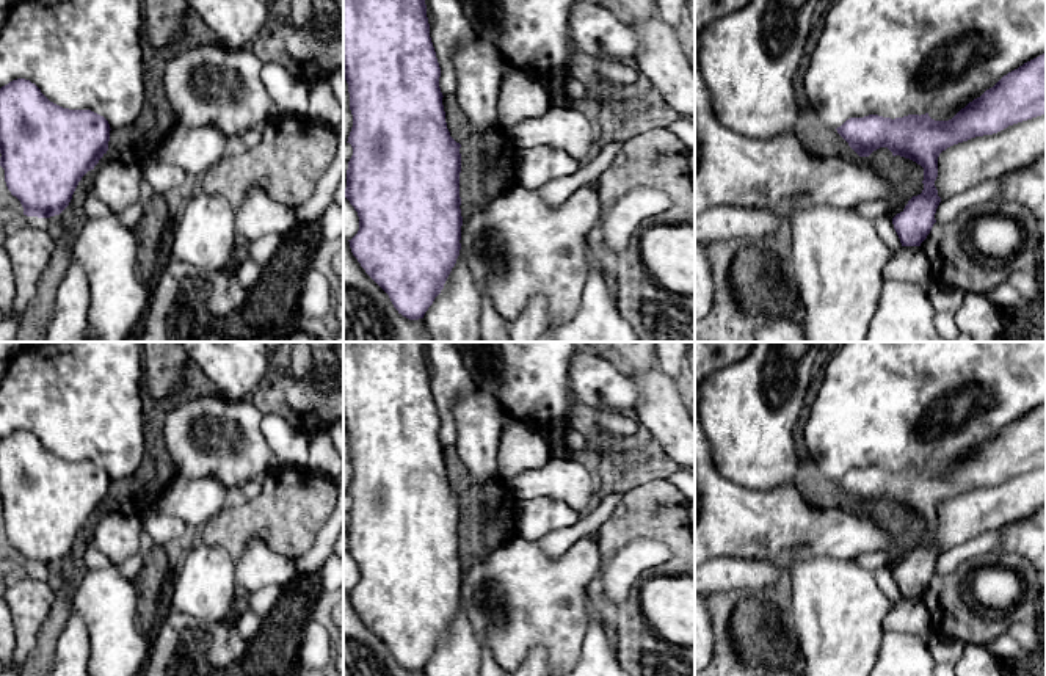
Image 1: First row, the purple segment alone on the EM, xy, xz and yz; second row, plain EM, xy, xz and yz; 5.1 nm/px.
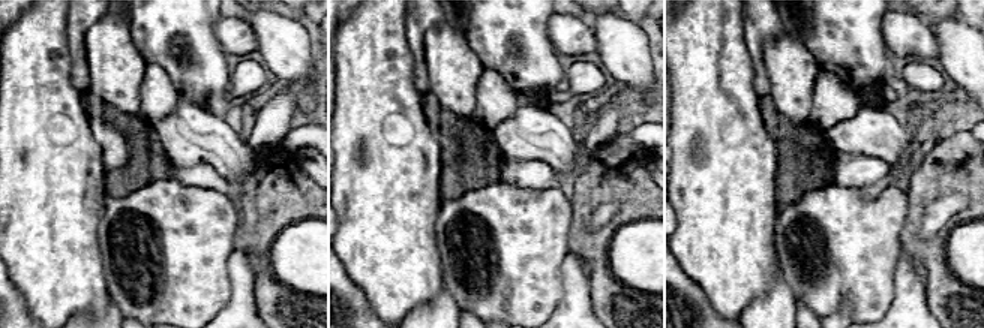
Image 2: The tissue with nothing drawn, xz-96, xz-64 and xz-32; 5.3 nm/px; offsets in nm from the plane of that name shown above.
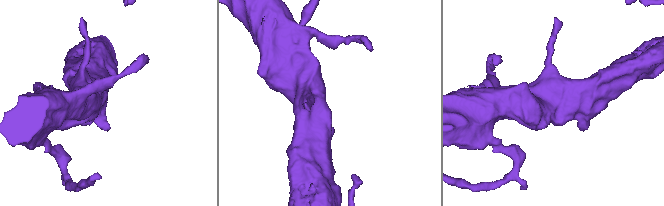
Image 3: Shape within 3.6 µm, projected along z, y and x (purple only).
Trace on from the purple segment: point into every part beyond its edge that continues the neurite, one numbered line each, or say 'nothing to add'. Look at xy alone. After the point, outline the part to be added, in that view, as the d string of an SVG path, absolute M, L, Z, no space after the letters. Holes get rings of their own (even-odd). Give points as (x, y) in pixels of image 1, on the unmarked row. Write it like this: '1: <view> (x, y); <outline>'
nothing to add

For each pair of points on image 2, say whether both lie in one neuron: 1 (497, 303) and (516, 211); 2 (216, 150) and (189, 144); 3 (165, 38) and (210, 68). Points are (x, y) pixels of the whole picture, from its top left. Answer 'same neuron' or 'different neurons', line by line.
1: same neuron
2: same neuron
3: same neuron

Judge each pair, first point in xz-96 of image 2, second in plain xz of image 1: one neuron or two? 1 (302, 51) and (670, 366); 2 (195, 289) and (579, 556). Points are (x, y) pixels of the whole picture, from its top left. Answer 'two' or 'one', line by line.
1: two
2: one

